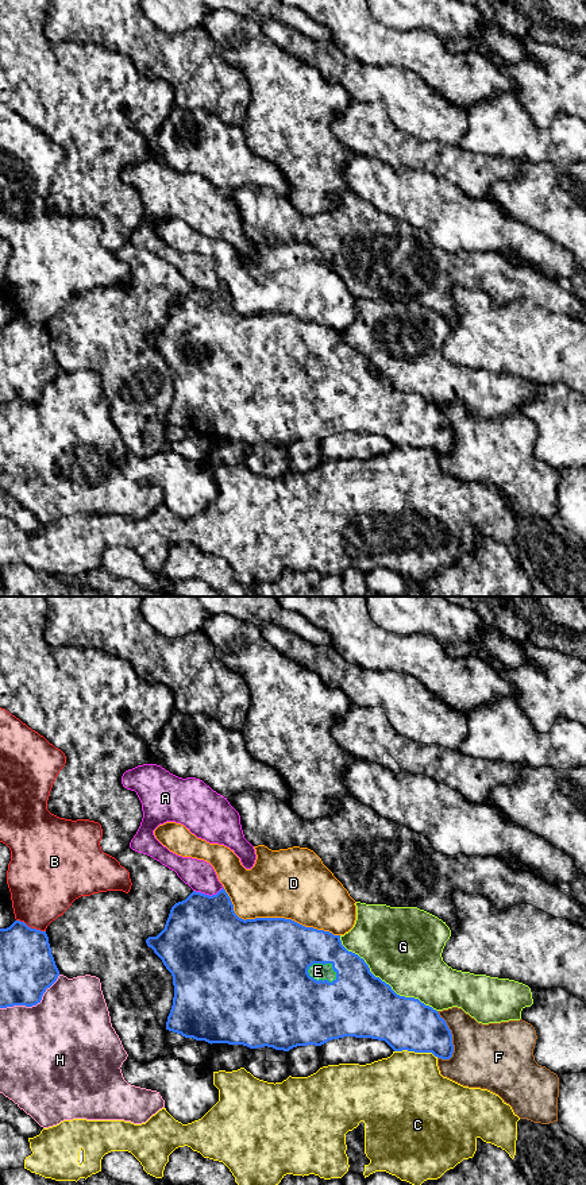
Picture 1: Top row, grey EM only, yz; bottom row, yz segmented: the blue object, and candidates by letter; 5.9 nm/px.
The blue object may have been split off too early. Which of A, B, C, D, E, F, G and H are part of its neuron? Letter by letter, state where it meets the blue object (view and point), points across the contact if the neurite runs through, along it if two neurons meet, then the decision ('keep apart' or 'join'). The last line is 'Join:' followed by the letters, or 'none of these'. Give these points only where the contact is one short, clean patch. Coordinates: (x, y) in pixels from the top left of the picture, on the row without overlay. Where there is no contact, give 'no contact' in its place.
A: yz (208, 290) | keep apart
B: yz (30, 323) | keep apart
C: yz (416, 447) | keep apart
D: yz (276, 313) | keep apart
E: yz (320, 375) | across yz (289, 404), (320, 375), (317, 366) | join
F: yz (451, 431) | keep apart
G: yz (384, 377) | keep apart
H: yz (33, 400) | keep apart
Join: E

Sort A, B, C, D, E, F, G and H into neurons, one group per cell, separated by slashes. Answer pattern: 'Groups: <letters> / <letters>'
Groups: A / B / C / D / E / F / G / H

